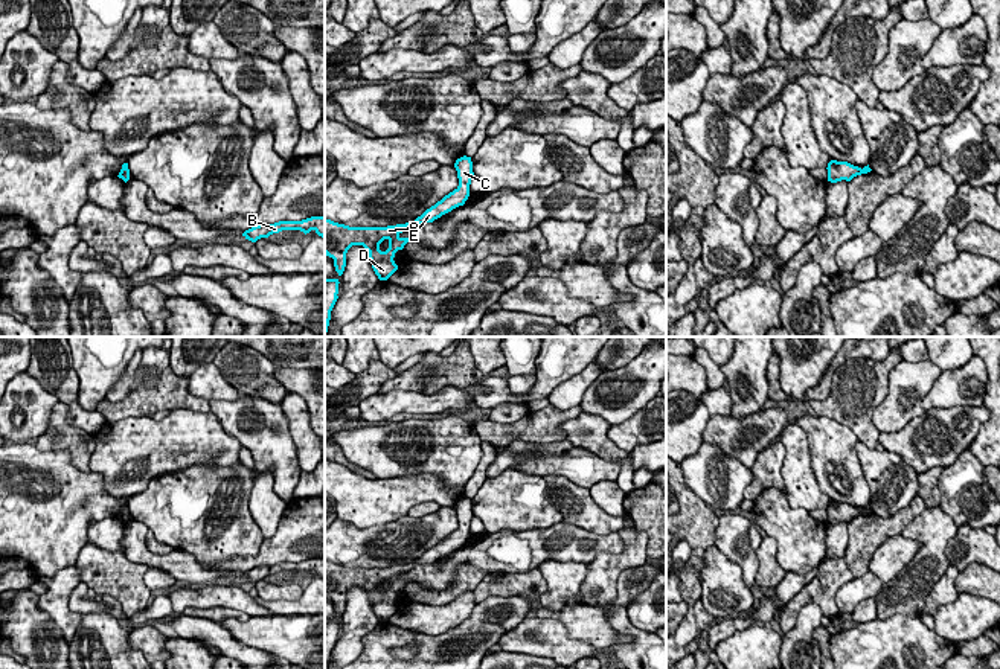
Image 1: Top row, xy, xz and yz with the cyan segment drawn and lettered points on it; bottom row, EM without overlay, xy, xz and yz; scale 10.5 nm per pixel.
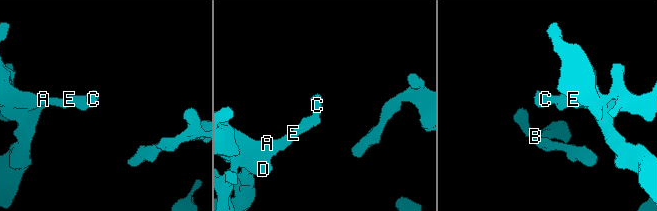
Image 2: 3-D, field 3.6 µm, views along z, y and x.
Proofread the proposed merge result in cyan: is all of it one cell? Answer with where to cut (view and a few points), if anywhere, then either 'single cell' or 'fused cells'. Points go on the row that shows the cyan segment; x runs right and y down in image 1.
no cut | single cell

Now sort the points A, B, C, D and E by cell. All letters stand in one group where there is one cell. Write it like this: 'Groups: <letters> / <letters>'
Groups: A B C D E

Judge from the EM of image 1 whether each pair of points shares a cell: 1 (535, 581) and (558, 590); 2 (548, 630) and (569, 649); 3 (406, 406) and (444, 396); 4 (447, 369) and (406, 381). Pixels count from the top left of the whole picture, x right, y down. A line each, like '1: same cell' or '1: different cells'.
1: different cells
2: same cell
3: same cell
4: same cell

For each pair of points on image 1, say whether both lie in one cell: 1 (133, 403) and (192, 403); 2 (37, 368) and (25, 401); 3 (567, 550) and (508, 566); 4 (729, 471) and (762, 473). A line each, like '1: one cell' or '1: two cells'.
1: one cell
2: two cells
3: one cell
4: two cells

